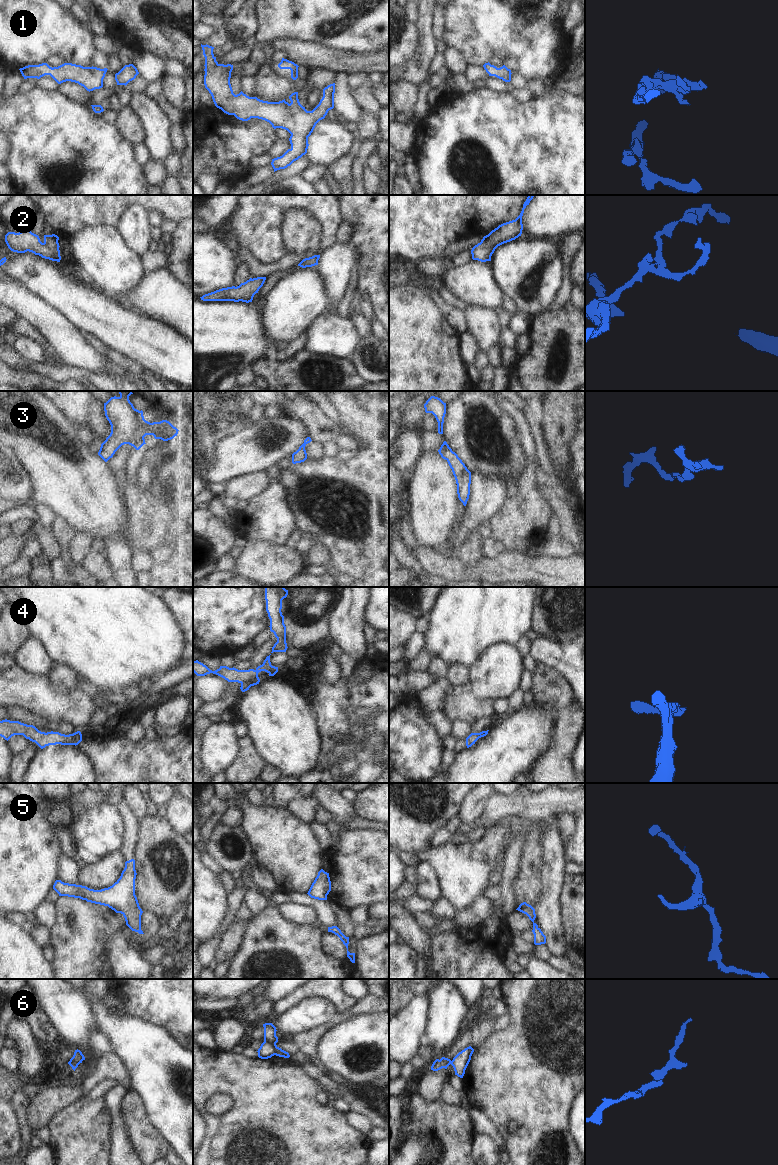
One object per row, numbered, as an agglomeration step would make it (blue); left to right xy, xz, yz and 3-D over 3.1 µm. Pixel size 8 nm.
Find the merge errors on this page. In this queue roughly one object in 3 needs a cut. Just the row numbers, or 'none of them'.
6

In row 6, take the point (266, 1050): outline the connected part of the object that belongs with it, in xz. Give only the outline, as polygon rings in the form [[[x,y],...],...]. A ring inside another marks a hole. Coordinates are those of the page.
[[[264,1041],[258,1049],[258,1057],[261,1059],[268,1059],[275,1055],[275,1049],[273,1045],[267,1041]]]

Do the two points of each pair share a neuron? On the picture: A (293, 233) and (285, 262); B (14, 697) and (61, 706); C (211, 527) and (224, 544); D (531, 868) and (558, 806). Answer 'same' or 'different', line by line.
A: different
B: same
C: same
D: different

